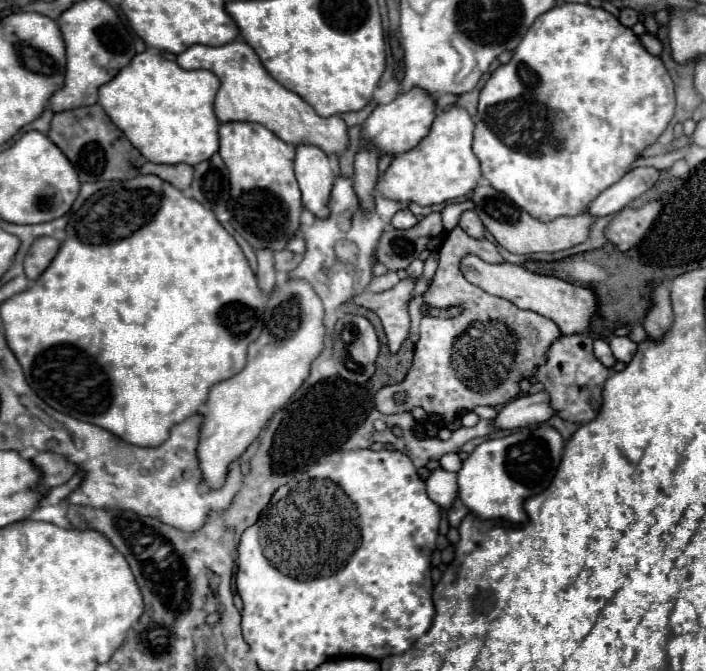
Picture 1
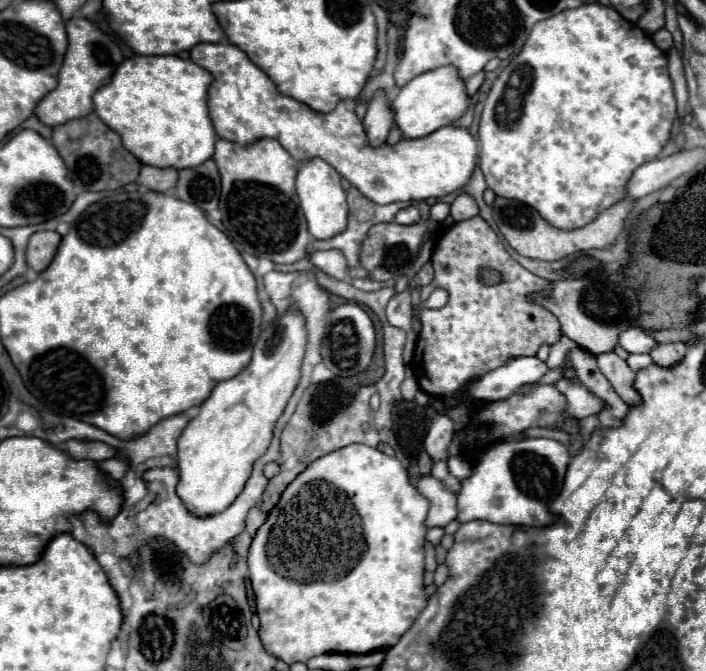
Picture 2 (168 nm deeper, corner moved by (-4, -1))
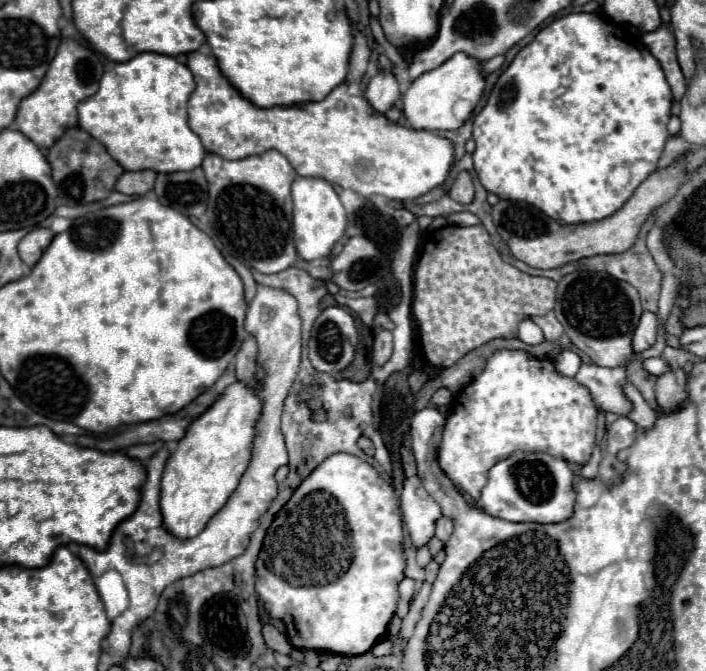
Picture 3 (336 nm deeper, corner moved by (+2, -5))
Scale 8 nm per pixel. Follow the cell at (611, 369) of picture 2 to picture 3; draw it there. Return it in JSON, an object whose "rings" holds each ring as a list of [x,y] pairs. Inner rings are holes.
{"rings":[[[625,382],[625,394],[633,402],[633,410],[629,414],[629,420],[633,420],[637,424],[637,430],[645,432],[645,430],[653,428],[657,422],[657,412],[643,400],[639,390],[631,382]]]}

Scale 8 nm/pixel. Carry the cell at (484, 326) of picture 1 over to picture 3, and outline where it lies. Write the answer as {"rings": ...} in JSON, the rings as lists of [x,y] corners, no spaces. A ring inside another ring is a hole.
{"rings":[[[481,224],[445,226],[431,238],[415,266],[411,310],[419,324],[423,354],[433,368],[453,366],[467,352],[493,338],[513,338],[521,320],[553,310],[557,282],[529,276],[503,262]]]}

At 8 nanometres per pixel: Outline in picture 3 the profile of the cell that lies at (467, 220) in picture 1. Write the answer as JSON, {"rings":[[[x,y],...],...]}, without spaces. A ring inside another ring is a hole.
{"rings":[[[459,172],[457,178],[453,180],[451,188],[449,188],[449,196],[453,200],[459,200],[461,204],[469,204],[473,200],[473,182],[471,182],[471,176],[469,172]]]}

